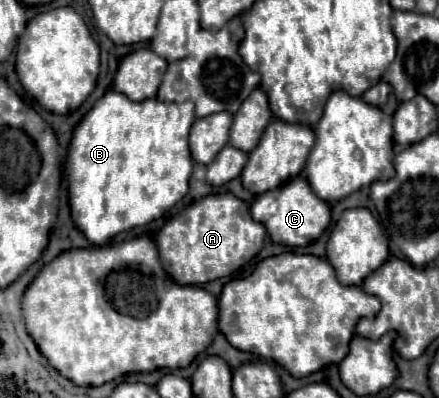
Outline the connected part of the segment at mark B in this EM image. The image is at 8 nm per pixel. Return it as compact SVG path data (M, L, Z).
M180 71L174 89L178 93L176 99L146 99L140 103L130 101L118 91L108 91L94 103L92 111L74 129L65 165L69 203L76 227L92 245L106 245L114 235L122 231L130 231L134 227L142 227L154 219L160 219L188 193L188 179L194 165L188 149L188 133L192 123L201 117L196 117L196 105L192 99L184 99L180 95L184 91L184 79Z

